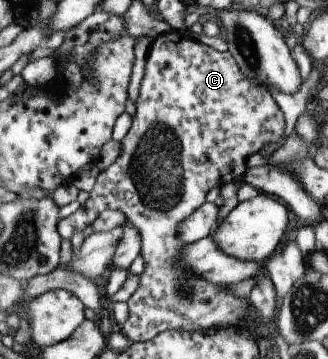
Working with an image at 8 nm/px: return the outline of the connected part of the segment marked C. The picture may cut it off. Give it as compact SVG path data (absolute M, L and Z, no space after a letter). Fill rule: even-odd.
M166 29L163 34L160 34L150 44L148 50L144 76L140 83L139 97L135 102L136 112L132 116L132 125L127 133L127 136L123 138L121 142L120 154L107 169L100 172L97 177L97 182L90 192L89 199L84 203L80 204L80 207L71 216L65 217L58 221L57 230L62 236L63 240L71 240L73 234L76 231L84 230L89 224L93 224L94 220L101 214L105 209L107 210L120 210L125 214L127 221L131 222L133 226L139 231L141 237L141 248L140 255L143 256L145 262L145 270L143 274L140 274L141 281L136 292L127 300L127 306L129 310L129 316L127 320L122 324L122 333L128 337L134 343L147 342L152 337L165 332L165 330L181 330L181 332L205 332L205 334L215 334L219 328L231 328L231 326L240 326L245 324L245 316L247 316L247 308L250 306L250 301L247 297L237 298L229 292L229 288L226 285L216 285L199 278L195 272L183 268L183 262L179 258L181 250L183 250L183 242L177 236L177 228L180 228L181 222L185 218L189 218L199 206L201 206L207 198L207 192L213 190L213 188L220 188L226 181L241 179L245 180L243 175L247 172L248 167L247 159L251 154L257 154L261 150L270 144L279 142L283 138L285 130L285 118L283 118L283 112L273 99L273 96L269 92L269 89L265 86L261 86L261 82L253 82L249 80L241 68L237 66L235 58L229 51L220 52L214 48L201 43L194 35L185 32L175 32L174 30Z

